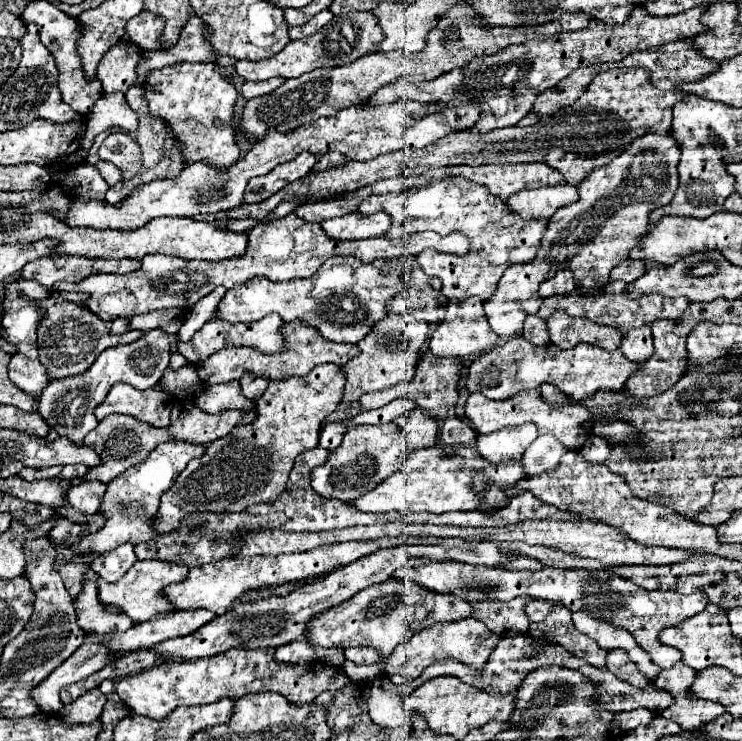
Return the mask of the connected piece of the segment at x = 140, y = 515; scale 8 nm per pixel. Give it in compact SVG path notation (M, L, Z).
M170 442L170 444L156 446L144 462L140 462L138 466L132 466L130 470L126 470L124 474L120 474L112 482L108 482L108 490L106 490L104 502L100 506L100 512L106 516L106 524L98 532L88 534L80 540L78 534L84 532L82 524L72 524L66 518L54 518L56 526L50 532L50 540L52 542L60 542L60 540L70 542L70 546L76 550L76 554L88 554L88 556L98 556L98 554L110 552L126 542L130 542L130 544L148 542L154 536L152 520L158 512L160 496L174 484L180 470L184 470L184 466L190 460L200 458L204 452L206 452L206 446L194 446L188 442Z

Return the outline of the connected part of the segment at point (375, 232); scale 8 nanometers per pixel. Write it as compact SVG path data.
M360 212L338 216L320 222L322 230L332 240L364 240L364 238L376 238L382 236L390 228L390 216L384 212L378 212L374 216L364 216Z

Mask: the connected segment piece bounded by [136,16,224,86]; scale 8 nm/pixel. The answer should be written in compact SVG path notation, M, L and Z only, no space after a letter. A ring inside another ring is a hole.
M194 16L188 20L188 24L184 26L178 44L172 46L172 50L162 50L158 52L158 56L148 56L144 54L140 66L138 66L138 86L144 84L144 76L146 70L154 70L154 68L164 68L168 64L176 64L176 62L204 62L204 60L214 60L216 64L222 64L222 56L218 56L210 42L206 40L208 32L206 26L202 22L202 18Z

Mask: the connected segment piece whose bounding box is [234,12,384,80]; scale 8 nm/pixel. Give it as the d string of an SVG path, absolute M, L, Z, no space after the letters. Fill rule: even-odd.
M350 12L350 14L340 14L334 16L332 22L328 22L326 26L322 26L322 30L318 30L316 34L302 38L302 40L294 40L290 42L280 54L268 58L268 60L260 60L260 62L250 62L250 60L238 60L234 64L234 70L240 78L244 80L268 80L274 76L282 76L282 78L296 78L302 76L314 68L326 68L326 66L346 66L350 62L354 62L360 56L366 56L374 50L374 46L378 42L384 40L382 28L378 26L378 20L374 18L372 12Z

